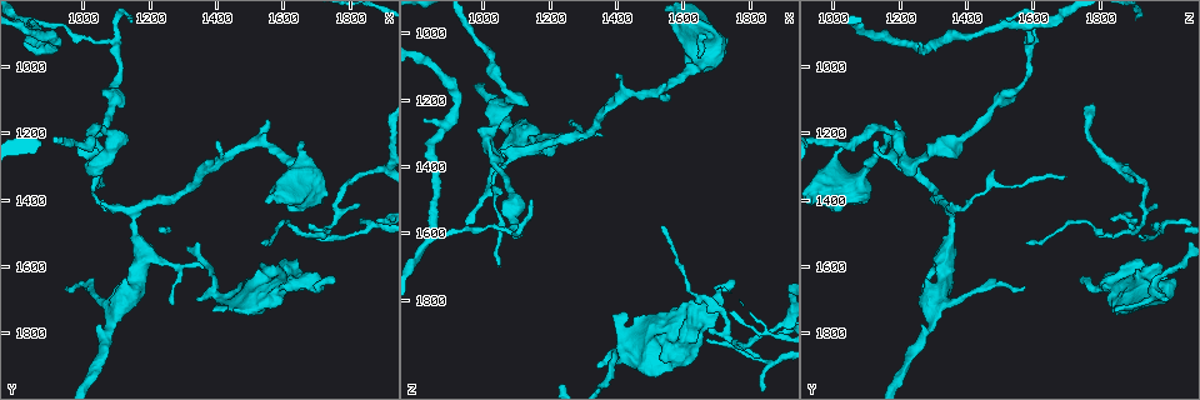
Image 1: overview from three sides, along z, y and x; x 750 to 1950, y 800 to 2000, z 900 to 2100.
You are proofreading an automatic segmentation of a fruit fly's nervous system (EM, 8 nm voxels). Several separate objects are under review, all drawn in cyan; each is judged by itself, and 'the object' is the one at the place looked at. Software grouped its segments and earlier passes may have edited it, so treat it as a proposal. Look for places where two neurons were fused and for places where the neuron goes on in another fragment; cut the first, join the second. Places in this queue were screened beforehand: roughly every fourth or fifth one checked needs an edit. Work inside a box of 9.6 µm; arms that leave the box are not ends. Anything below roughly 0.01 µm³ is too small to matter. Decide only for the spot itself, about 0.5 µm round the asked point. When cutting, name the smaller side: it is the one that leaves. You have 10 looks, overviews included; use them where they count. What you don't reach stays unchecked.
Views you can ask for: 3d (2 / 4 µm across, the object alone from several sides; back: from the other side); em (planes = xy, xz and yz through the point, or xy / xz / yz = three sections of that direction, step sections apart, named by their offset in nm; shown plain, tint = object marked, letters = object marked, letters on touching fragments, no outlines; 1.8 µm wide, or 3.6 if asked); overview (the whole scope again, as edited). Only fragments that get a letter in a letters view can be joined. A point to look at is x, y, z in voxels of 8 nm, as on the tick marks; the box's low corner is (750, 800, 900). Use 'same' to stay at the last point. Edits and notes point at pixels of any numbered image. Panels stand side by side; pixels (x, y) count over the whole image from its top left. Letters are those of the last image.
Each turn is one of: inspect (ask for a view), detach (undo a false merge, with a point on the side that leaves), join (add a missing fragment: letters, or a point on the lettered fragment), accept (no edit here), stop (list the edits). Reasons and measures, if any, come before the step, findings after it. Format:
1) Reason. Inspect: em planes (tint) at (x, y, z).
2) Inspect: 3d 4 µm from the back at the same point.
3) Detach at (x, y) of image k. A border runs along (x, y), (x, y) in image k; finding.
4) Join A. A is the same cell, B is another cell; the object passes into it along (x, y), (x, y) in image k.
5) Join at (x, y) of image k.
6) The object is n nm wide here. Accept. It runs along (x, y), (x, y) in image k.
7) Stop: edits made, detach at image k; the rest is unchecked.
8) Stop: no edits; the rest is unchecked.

Free end. Inspect: 3d 2 µm at (1040, 1330, 1700).

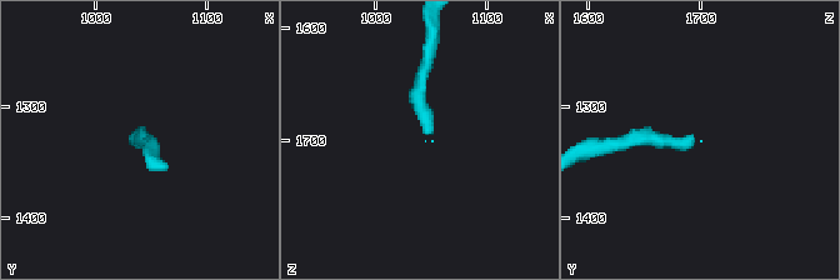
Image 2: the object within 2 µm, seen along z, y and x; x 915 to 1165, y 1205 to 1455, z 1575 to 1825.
Inspect: em xy step 4 (letters) at (1048, 1338, 1696).

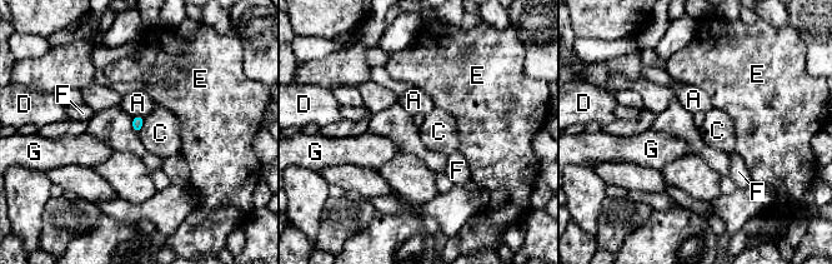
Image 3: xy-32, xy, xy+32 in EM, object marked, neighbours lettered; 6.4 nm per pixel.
Cut it another way. Inspect: em planes (letters) at the same point.

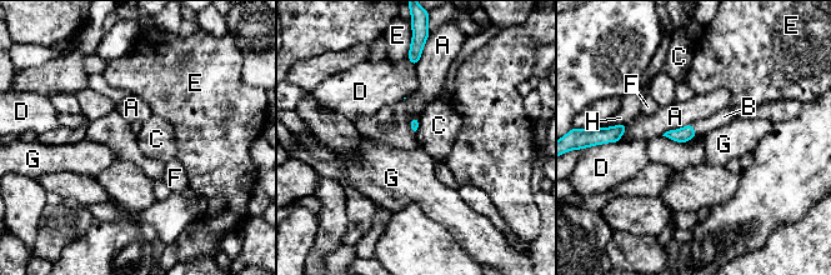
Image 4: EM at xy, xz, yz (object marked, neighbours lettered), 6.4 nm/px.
The object is 60 nm wide here. Join B. B is the same cell, A, C, D, E, F, G and H are other cells; the object passes into it along (681, 135), (694, 130), (724, 116) in image 4; the neuron continues.

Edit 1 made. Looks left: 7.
Thin end. Inspect: em planes (letters) at (960, 1670, 1570).

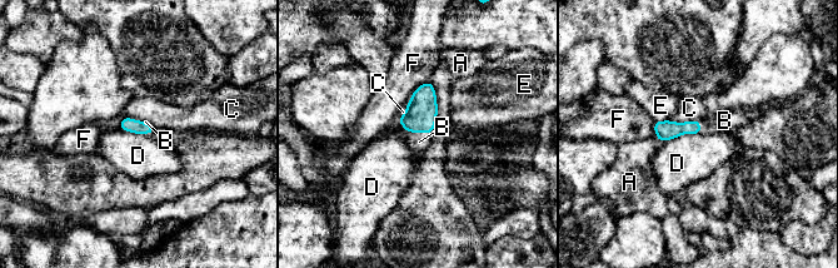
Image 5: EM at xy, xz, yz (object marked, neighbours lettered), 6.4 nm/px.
Join B. B is the same cell, A, C, D, E and F are other cells; the neuron continues.

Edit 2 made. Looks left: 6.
Inspect: overview.

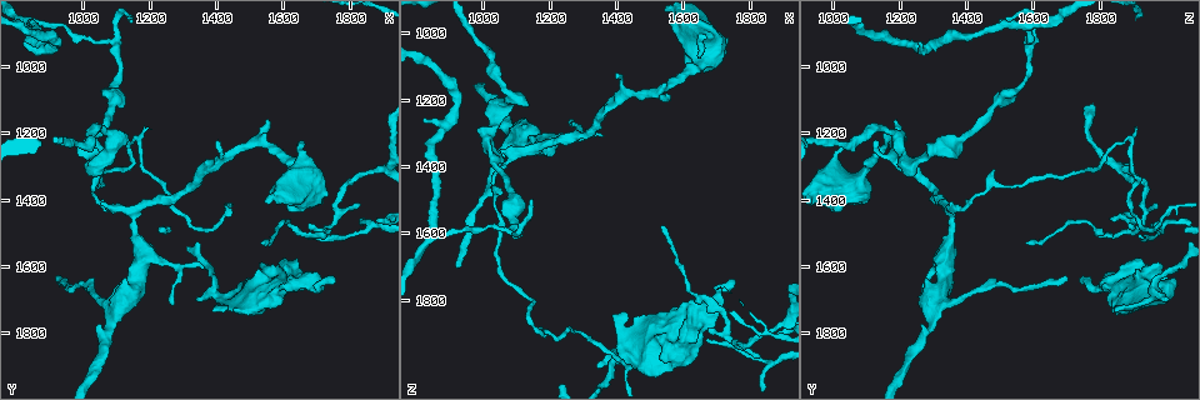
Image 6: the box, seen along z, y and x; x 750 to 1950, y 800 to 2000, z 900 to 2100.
Three arms meet. Inspect: em xz step 16 (tint) at (1100, 940, 1590).

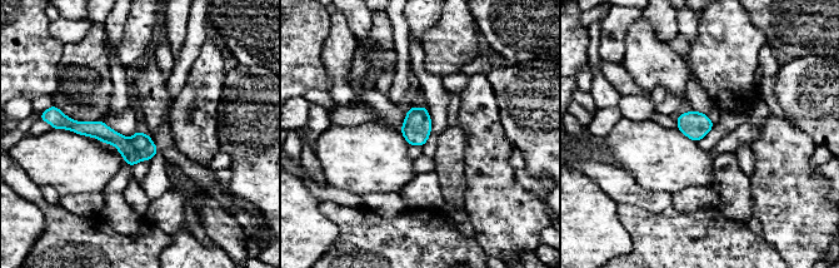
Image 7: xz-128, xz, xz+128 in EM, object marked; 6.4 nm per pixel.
Inspect: em planes (letters) at the same point.

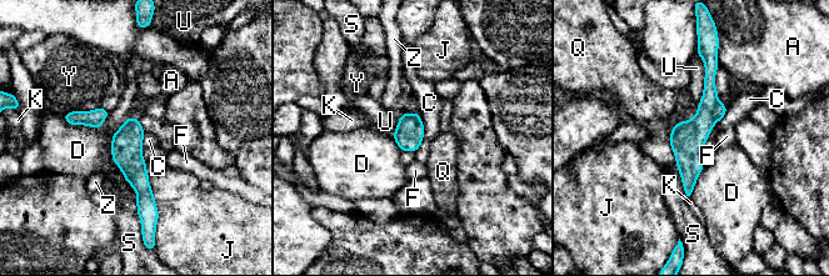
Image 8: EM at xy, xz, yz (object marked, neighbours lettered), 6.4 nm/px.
The longest contact is with U, 360 nm. Detach at (720, 109) of image 8. A, C, D, F, J, K, Q, S, U, Y and Z are other cells; a border runs along (718, 100), (713, 110), (714, 121) in image 8; a second neuron is stuck on.

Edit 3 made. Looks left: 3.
Redraw. Inspect: overview.

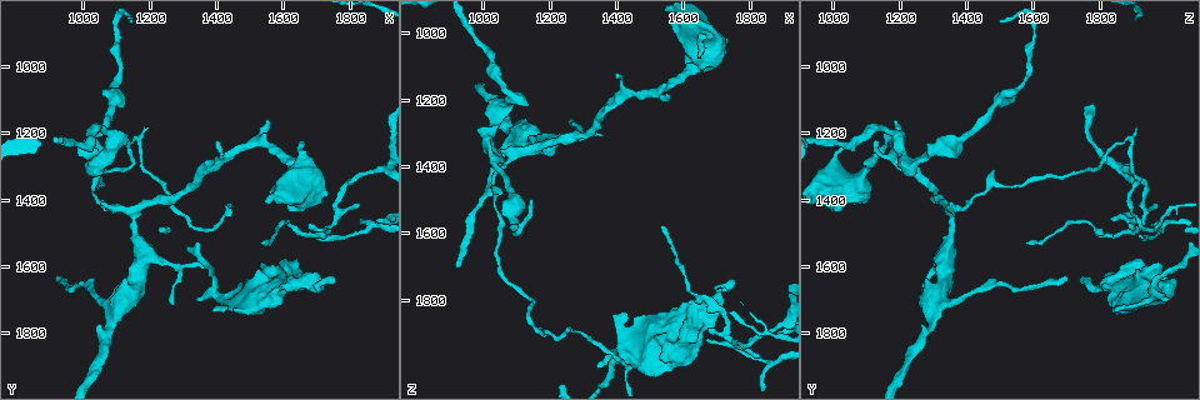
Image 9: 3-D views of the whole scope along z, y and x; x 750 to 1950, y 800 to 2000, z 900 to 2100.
An open end. Inspect: em planes (letters) at (1460, 1730, 1850).

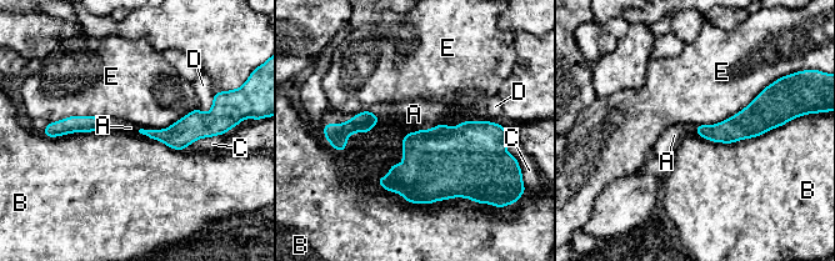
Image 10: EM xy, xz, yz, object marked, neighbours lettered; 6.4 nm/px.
Join A. A is the same cell, B, C, D and E are other cells; it goes on there.

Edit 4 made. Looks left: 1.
Stop: edits made, join at image 4, join at image 5, detach at image 8, join at image 10; the rest is unchecked.

